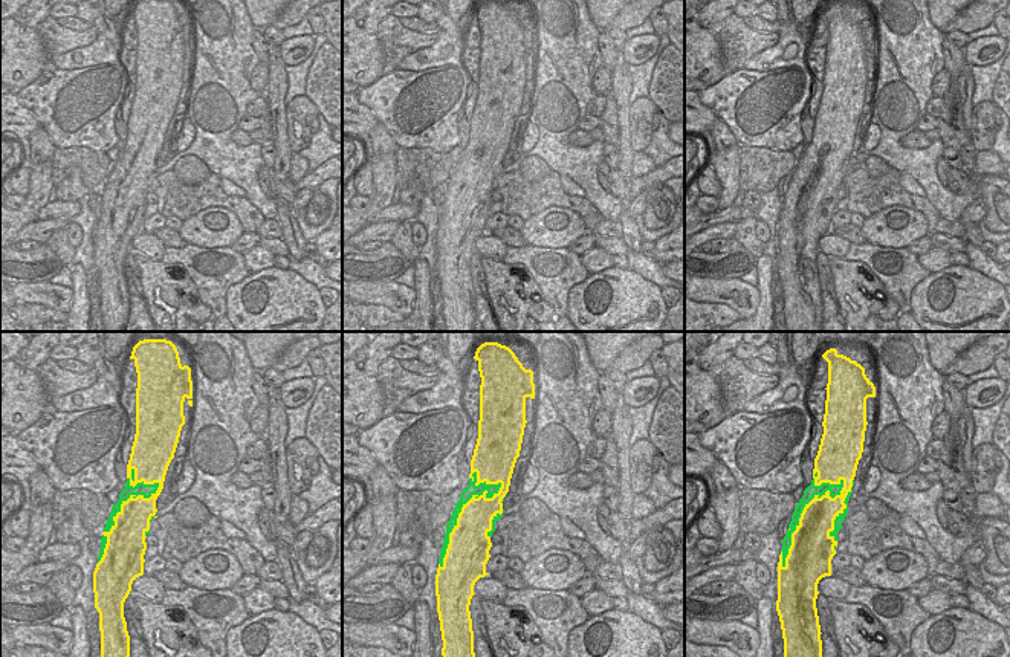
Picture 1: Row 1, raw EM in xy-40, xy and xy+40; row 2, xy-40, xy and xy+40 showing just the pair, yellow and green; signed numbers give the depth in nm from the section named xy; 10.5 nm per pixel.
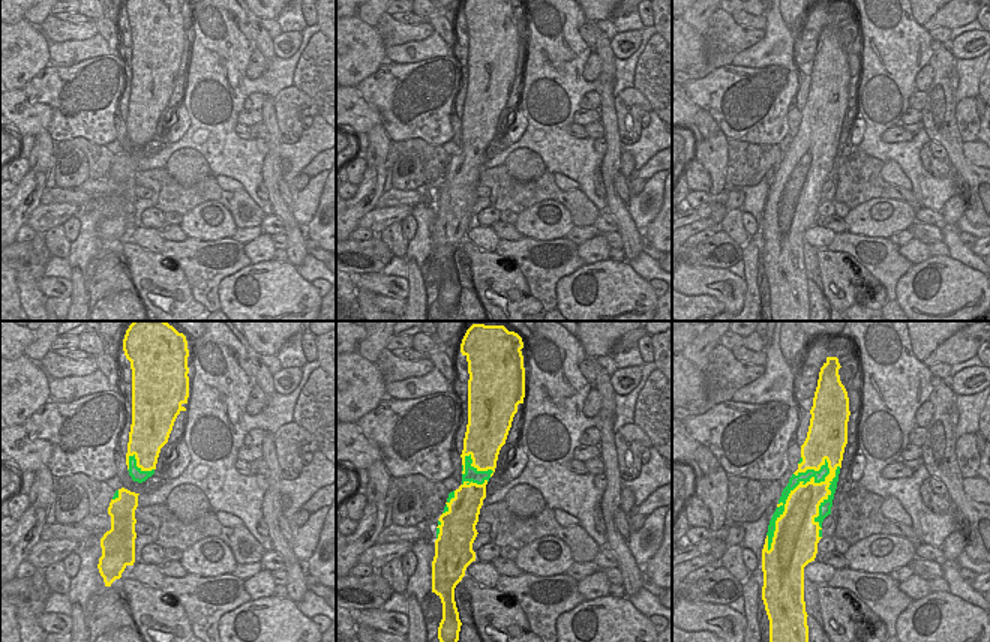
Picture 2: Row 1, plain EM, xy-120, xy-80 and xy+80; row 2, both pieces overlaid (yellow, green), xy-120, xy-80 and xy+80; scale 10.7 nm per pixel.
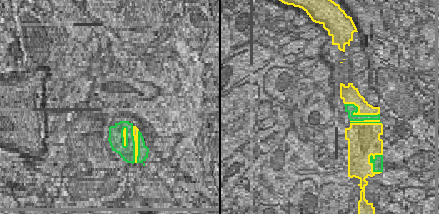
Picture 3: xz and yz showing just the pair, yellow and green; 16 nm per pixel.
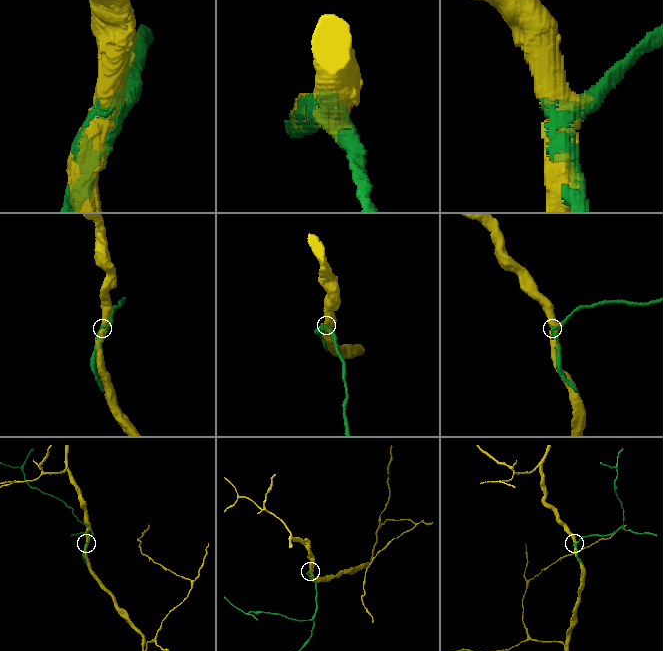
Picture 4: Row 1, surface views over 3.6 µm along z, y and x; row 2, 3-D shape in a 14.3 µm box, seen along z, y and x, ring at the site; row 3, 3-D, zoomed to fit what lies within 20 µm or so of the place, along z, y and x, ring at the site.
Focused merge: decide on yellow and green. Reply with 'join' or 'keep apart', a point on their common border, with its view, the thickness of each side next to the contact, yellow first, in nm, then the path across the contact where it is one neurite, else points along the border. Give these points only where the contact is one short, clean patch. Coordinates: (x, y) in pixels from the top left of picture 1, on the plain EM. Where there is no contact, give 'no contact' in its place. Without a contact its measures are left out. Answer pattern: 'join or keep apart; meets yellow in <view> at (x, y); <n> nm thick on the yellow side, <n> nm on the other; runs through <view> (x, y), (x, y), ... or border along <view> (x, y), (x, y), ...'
keep apart; meets yellow in xy+40 at (802, 170); 360 nm thick on the yellow side, 130 nm on the other

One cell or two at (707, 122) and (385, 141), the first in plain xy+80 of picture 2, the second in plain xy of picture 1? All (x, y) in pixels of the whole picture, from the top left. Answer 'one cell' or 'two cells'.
one cell

